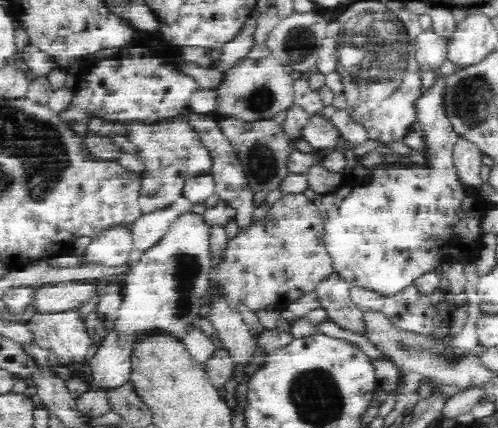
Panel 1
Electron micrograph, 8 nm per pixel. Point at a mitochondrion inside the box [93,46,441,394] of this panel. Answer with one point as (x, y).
(185, 268)

